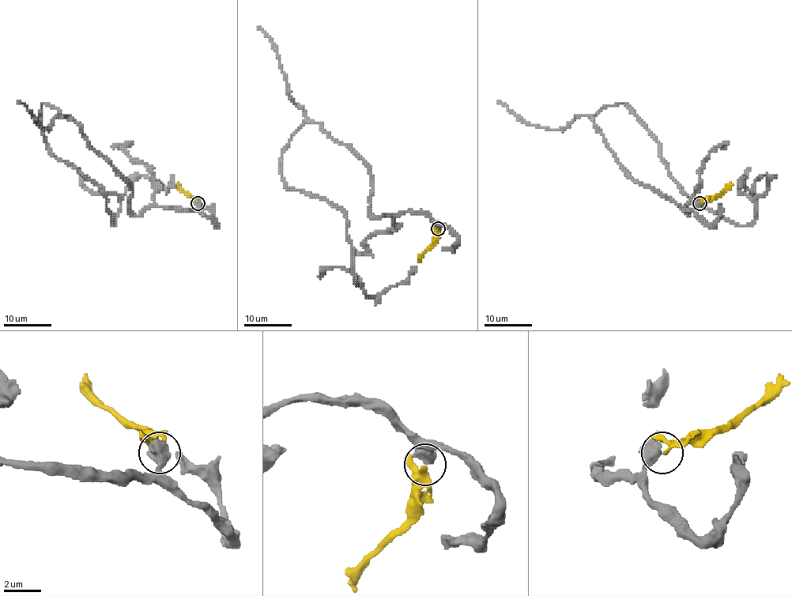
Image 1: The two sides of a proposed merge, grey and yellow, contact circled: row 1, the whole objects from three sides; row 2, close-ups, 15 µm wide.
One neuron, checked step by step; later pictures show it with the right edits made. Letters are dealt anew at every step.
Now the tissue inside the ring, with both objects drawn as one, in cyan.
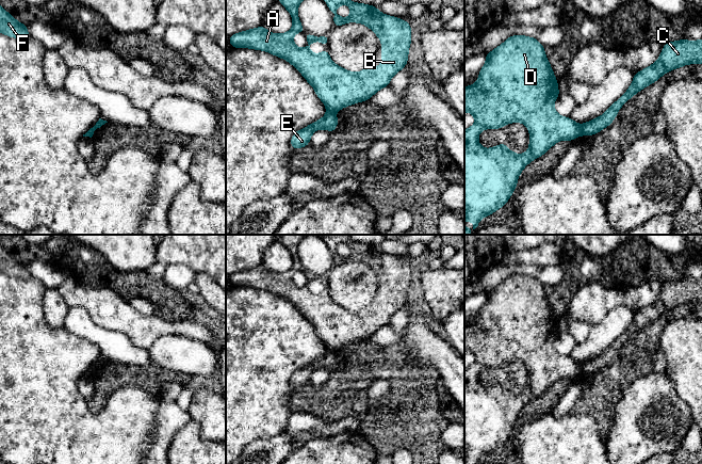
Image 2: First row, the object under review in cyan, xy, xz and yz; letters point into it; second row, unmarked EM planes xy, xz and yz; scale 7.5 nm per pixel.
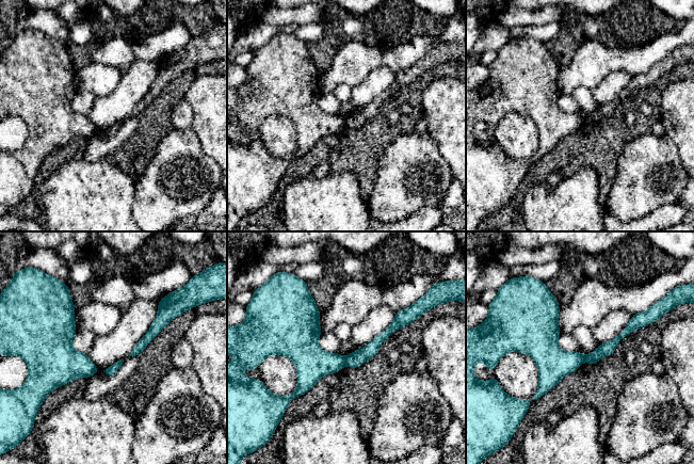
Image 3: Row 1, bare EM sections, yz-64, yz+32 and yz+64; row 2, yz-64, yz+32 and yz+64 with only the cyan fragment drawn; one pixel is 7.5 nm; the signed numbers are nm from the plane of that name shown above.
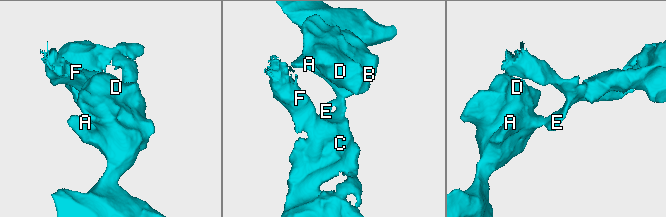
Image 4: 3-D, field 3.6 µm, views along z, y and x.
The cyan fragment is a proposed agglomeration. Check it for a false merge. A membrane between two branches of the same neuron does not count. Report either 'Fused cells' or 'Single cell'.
Fused cells

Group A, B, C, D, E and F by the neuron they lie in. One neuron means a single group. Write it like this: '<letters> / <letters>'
A B D / C E F

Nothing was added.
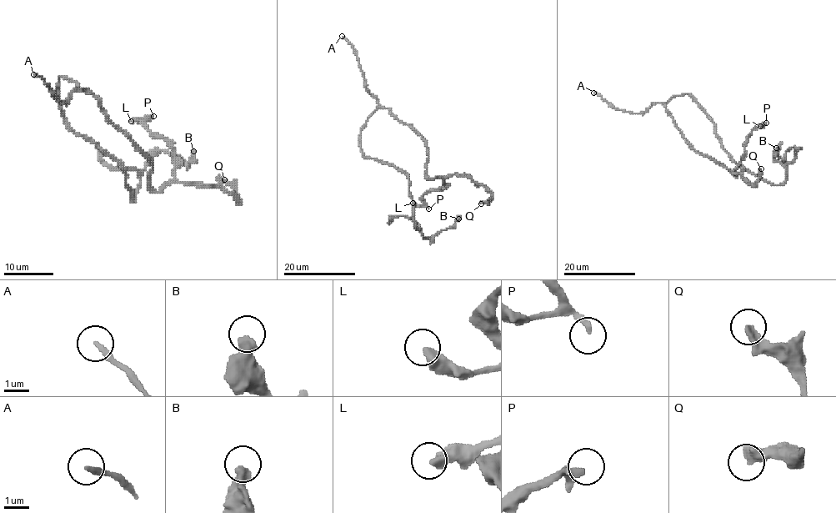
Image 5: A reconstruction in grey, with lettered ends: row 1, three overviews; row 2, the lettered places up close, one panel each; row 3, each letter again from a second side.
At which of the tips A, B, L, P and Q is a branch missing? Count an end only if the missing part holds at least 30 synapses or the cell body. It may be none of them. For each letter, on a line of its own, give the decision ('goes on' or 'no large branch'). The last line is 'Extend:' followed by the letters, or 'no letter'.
A: no large branch
B: no large branch
L: no large branch
P: no large branch
Q: no large branch
Extend: no letter

